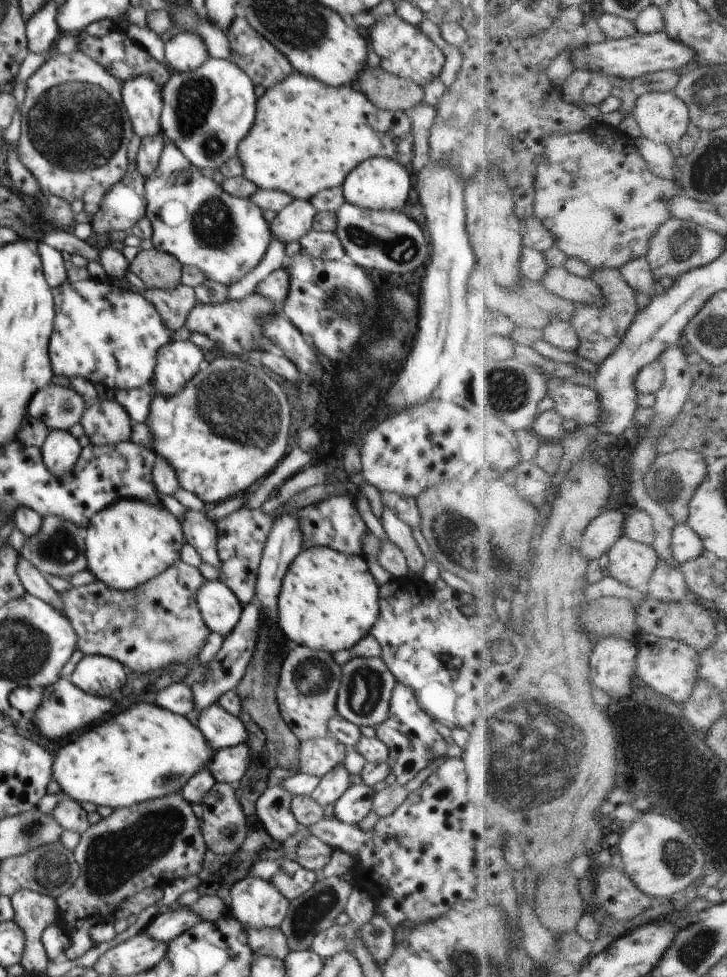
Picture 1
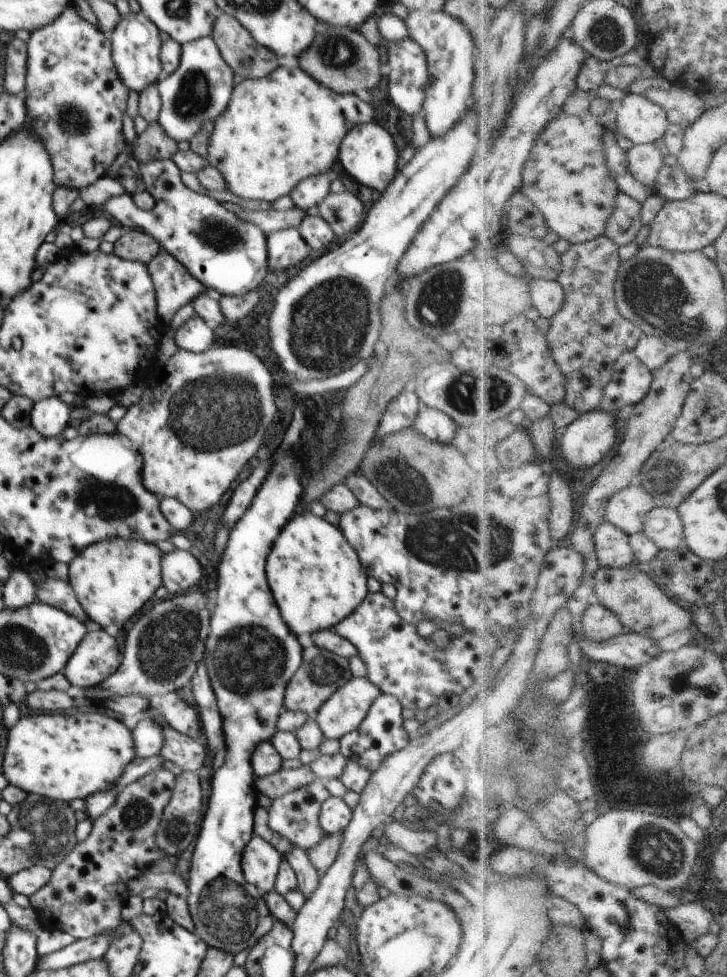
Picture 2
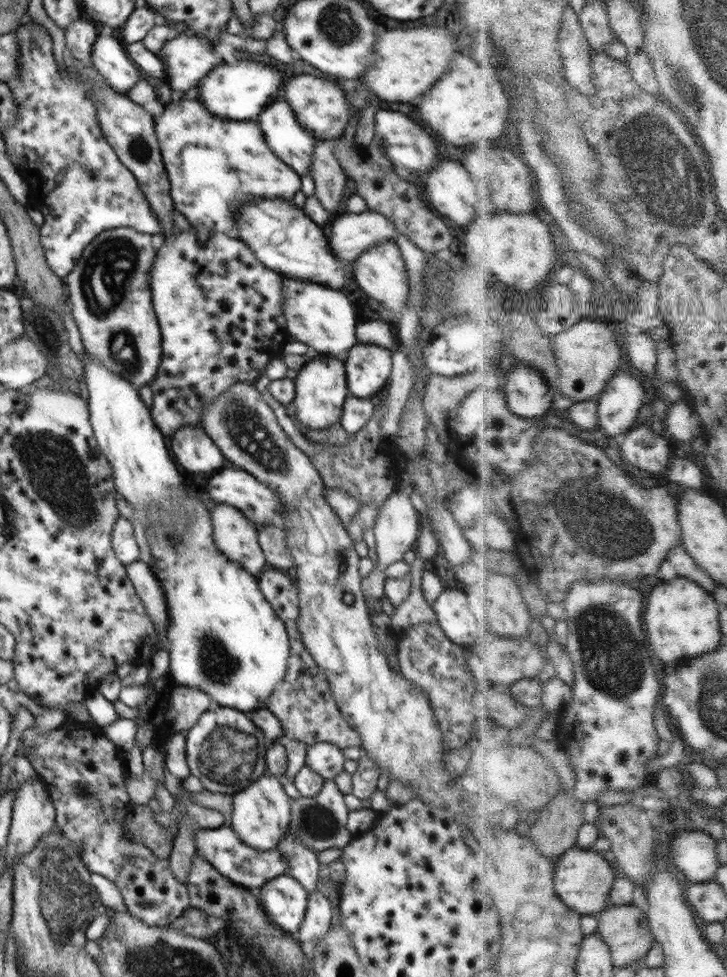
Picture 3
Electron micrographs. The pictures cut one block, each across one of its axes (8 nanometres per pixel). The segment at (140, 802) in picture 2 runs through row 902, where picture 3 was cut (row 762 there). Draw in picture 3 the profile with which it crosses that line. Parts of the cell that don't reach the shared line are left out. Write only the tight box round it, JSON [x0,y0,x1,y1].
[20,724,190,928]

